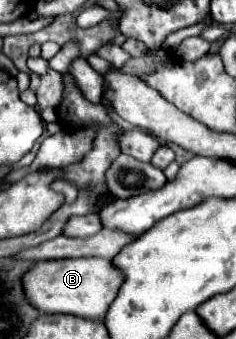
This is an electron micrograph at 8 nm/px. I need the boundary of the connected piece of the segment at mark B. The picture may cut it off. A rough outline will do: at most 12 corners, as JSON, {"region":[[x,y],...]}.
{"region":[[103,257],[39,261],[23,275],[43,313],[103,317],[125,275]]}

